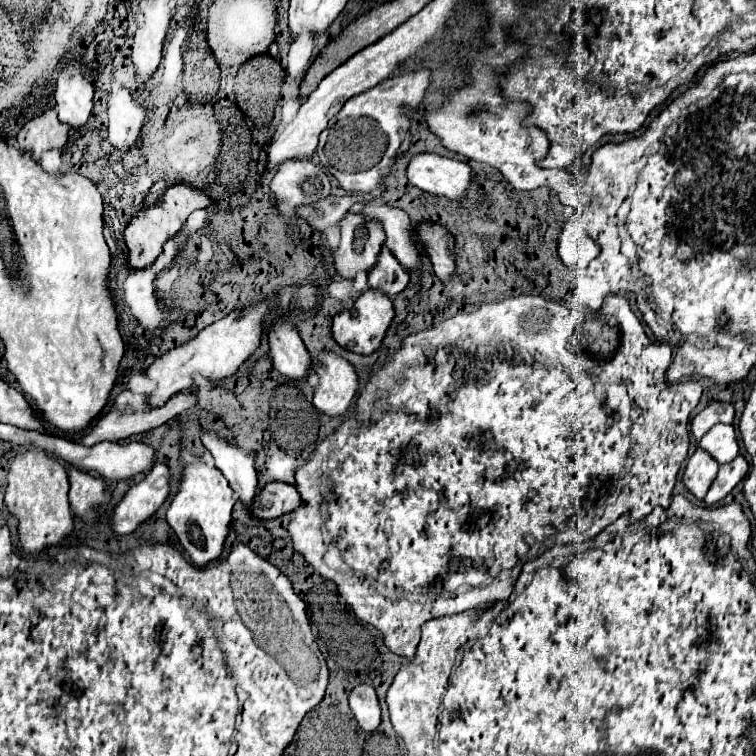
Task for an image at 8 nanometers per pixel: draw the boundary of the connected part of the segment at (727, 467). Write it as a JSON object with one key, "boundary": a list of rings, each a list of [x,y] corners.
{"boundary":[[[737,456],[729,464],[721,464],[717,478],[713,480],[707,496],[703,498],[705,504],[707,506],[713,506],[713,504],[721,502],[745,478],[747,470],[749,470],[749,464],[747,464],[747,460],[743,456]]]}

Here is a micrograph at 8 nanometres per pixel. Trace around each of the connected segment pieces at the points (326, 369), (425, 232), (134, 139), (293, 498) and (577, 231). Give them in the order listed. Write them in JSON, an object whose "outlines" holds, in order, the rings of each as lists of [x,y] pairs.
{"outlines":[[[[321,352],[313,364],[313,372],[319,376],[313,396],[315,408],[327,416],[345,416],[359,396],[355,366],[333,352]]],[[[419,224],[421,246],[429,254],[435,274],[447,282],[455,272],[455,238],[439,224]]],[[[125,88],[111,90],[109,96],[109,142],[113,148],[127,152],[137,146],[141,130],[147,122],[143,106],[135,104]]],[[[271,482],[267,484],[255,498],[255,510],[251,506],[251,514],[255,518],[279,518],[283,514],[291,514],[293,508],[301,506],[301,494],[297,486]]],[[[567,220],[559,234],[559,258],[563,264],[571,270],[583,272],[597,254],[599,246],[591,240],[591,236],[581,226]]]]}

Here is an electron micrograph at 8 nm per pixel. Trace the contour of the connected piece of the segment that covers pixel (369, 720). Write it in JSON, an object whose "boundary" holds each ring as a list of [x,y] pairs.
{"boundary":[[[361,684],[351,690],[349,706],[365,732],[375,732],[381,724],[381,706],[377,702],[377,694],[371,686]]]}

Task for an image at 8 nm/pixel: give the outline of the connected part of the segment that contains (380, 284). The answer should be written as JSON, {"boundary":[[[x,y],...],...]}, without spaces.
{"boundary":[[[383,246],[381,252],[379,252],[375,268],[369,270],[369,284],[371,284],[371,288],[377,288],[377,290],[385,292],[387,296],[395,296],[397,292],[401,292],[407,286],[407,282],[409,282],[407,270]]]}

